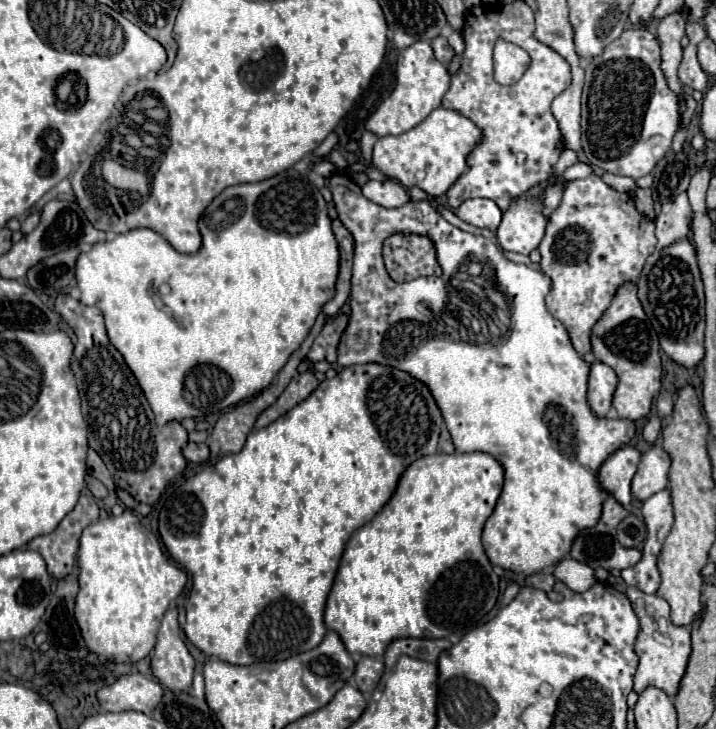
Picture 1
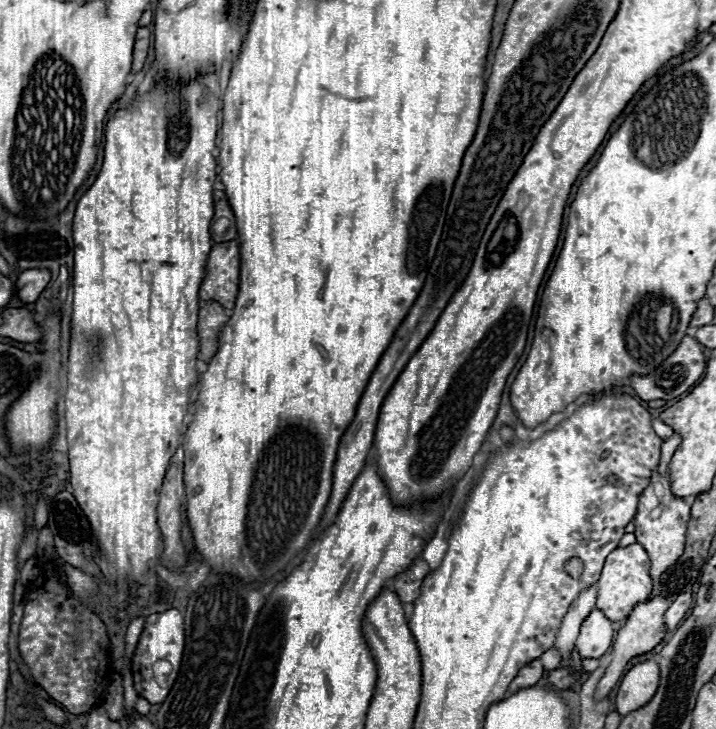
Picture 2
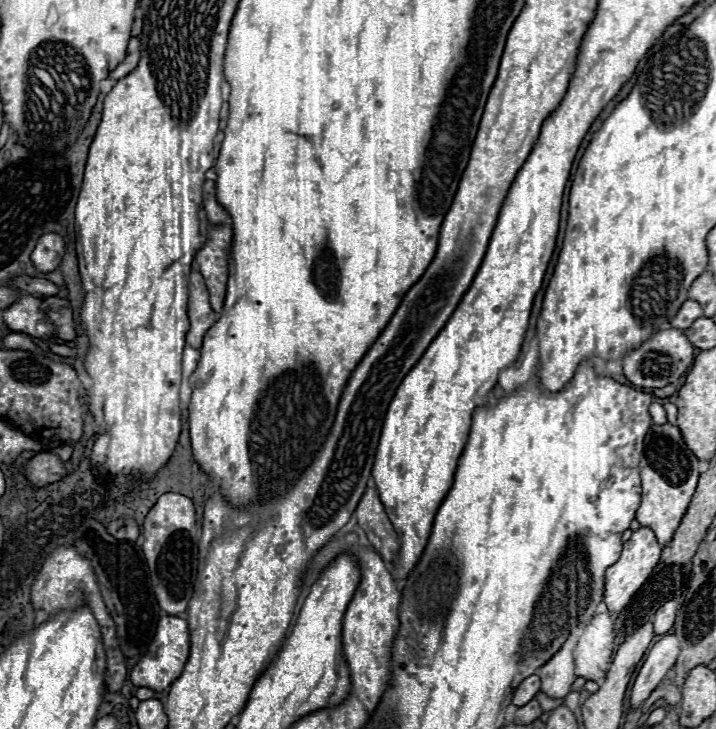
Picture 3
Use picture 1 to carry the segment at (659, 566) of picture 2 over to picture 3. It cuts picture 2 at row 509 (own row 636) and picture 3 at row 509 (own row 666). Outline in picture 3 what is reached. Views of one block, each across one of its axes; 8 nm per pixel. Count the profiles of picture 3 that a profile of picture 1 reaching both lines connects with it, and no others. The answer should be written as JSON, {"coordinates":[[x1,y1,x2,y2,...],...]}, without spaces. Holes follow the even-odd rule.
{"coordinates":[[652,424,646,436,644,454,640,460,640,476,642,476,642,504,636,510,636,520,642,526,654,530,660,546,666,546,674,530,678,528,698,484,700,476,700,460,686,446,682,432,676,424]]}

